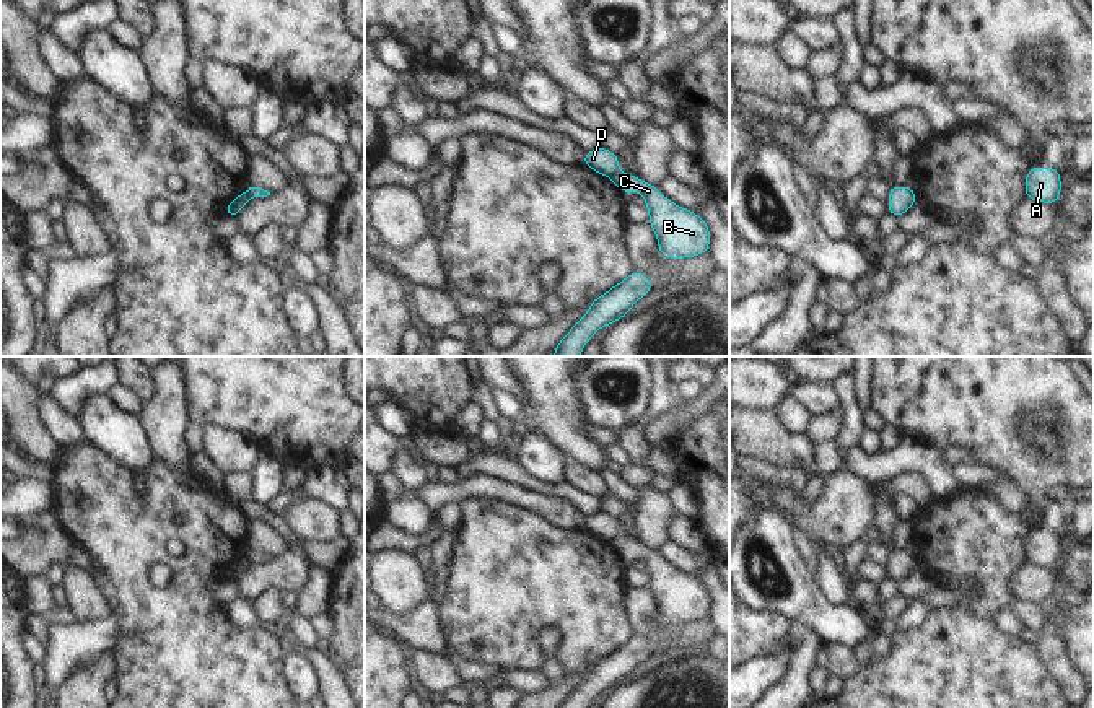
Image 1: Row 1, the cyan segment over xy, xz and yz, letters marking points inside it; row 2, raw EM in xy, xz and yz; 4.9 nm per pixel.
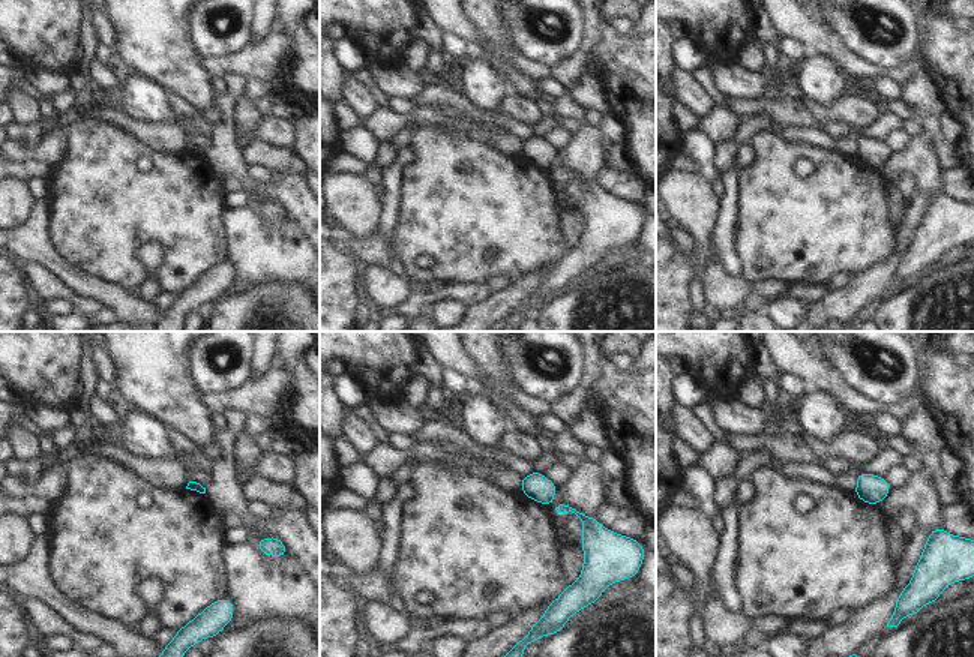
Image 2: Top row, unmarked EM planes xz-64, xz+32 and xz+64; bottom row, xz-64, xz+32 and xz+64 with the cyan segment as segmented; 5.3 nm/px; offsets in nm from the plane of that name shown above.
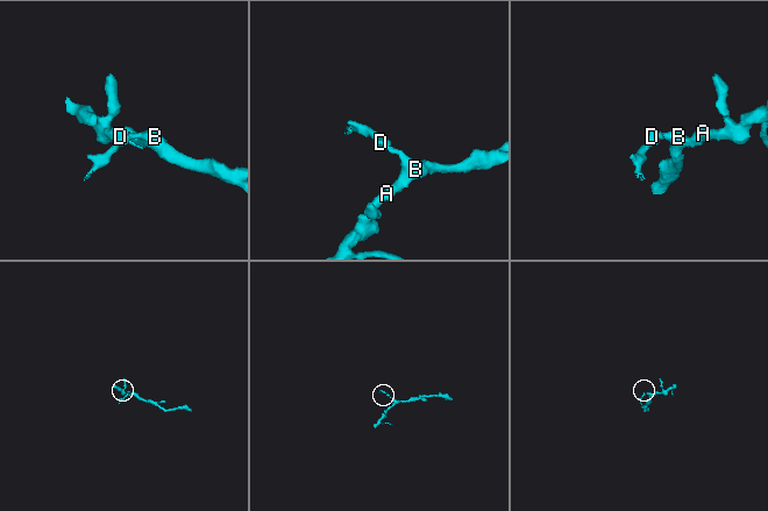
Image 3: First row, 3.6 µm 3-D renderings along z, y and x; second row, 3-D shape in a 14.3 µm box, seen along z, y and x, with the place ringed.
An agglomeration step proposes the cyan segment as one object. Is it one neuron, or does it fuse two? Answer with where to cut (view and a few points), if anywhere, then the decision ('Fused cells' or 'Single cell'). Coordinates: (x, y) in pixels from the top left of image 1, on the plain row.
Split along xy (246, 555), (251, 562). Fused cells

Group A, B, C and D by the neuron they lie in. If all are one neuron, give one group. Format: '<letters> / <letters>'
A B C / D

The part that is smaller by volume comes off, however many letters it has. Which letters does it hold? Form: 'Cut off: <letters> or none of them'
Cut off: D

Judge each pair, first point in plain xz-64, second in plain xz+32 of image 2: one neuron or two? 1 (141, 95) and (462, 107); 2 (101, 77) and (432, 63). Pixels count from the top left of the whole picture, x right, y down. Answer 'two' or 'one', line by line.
1: two
2: one

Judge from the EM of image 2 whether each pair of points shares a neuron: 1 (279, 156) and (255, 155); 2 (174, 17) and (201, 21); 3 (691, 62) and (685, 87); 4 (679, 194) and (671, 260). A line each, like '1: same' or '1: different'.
1: same
2: different
3: different
4: different

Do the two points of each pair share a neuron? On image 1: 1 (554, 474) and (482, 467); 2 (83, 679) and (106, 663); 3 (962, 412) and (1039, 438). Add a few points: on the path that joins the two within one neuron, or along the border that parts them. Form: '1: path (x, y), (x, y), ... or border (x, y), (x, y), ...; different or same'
1: border (511, 458), (539, 480), (562, 480); different
2: path (88, 679), (101, 668); same
3: path (982, 412), (1013, 412), (1019, 419); same

